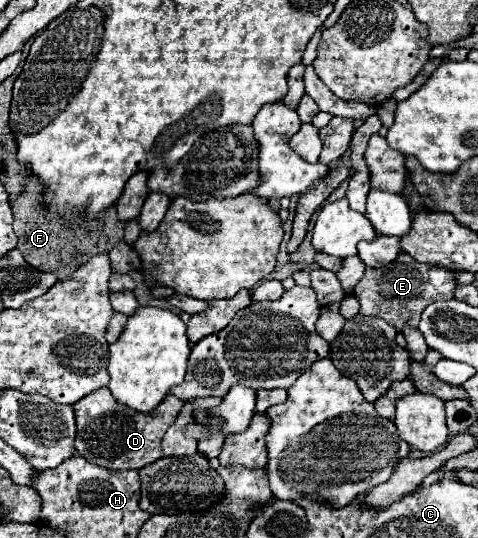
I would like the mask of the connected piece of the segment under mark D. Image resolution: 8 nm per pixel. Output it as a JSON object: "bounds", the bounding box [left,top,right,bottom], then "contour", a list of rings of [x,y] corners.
{"bounds":[73,388,183,470],"contour":[[[99,388],[97,392],[91,392],[91,396],[85,396],[85,400],[79,400],[73,406],[77,418],[75,448],[85,460],[89,460],[95,466],[103,466],[109,470],[143,468],[145,464],[163,458],[161,438],[167,432],[167,428],[177,420],[181,408],[183,402],[177,396],[167,394],[159,408],[155,408],[149,414],[141,414],[119,404],[111,396],[109,388]]]}

